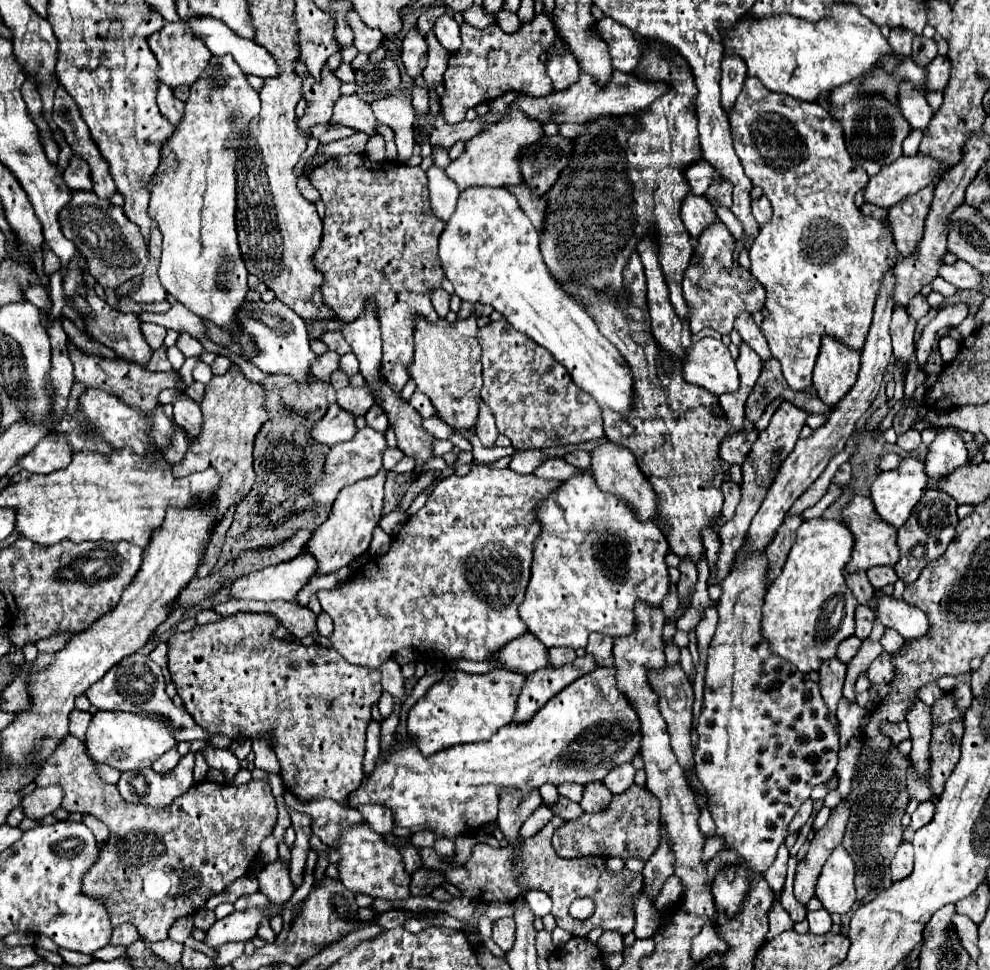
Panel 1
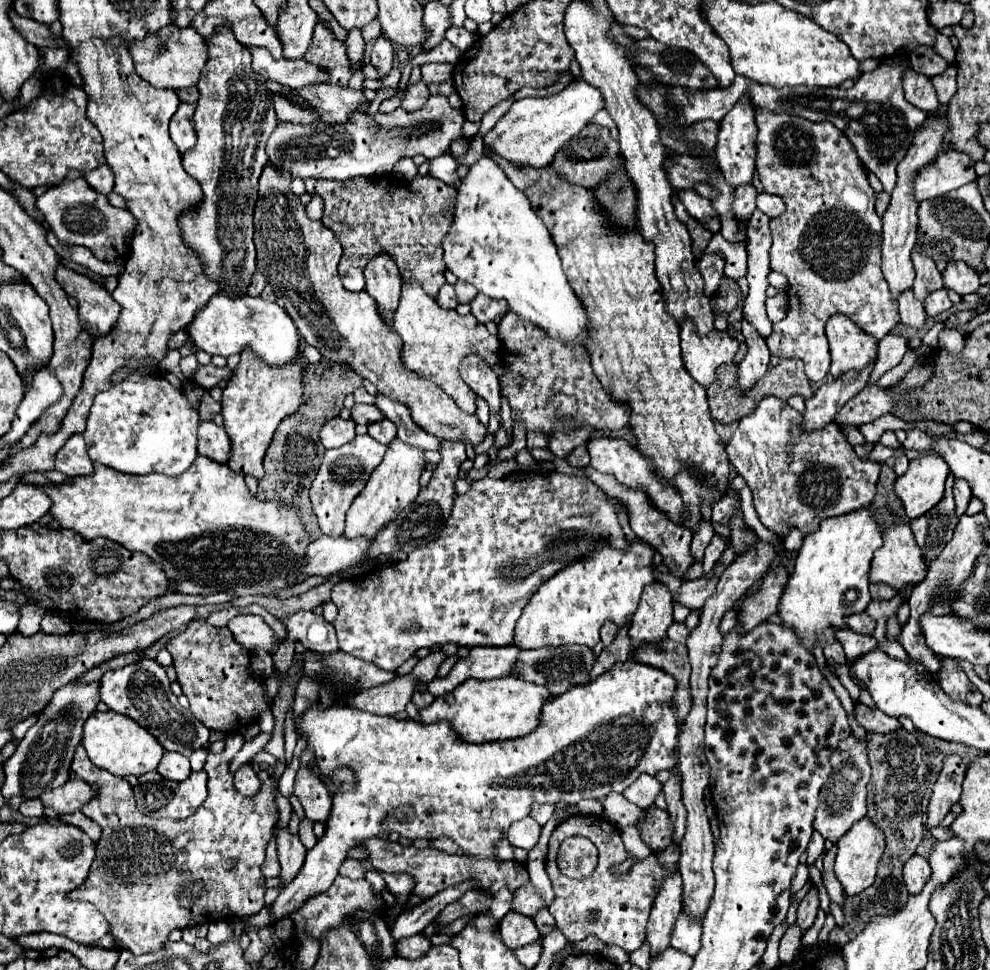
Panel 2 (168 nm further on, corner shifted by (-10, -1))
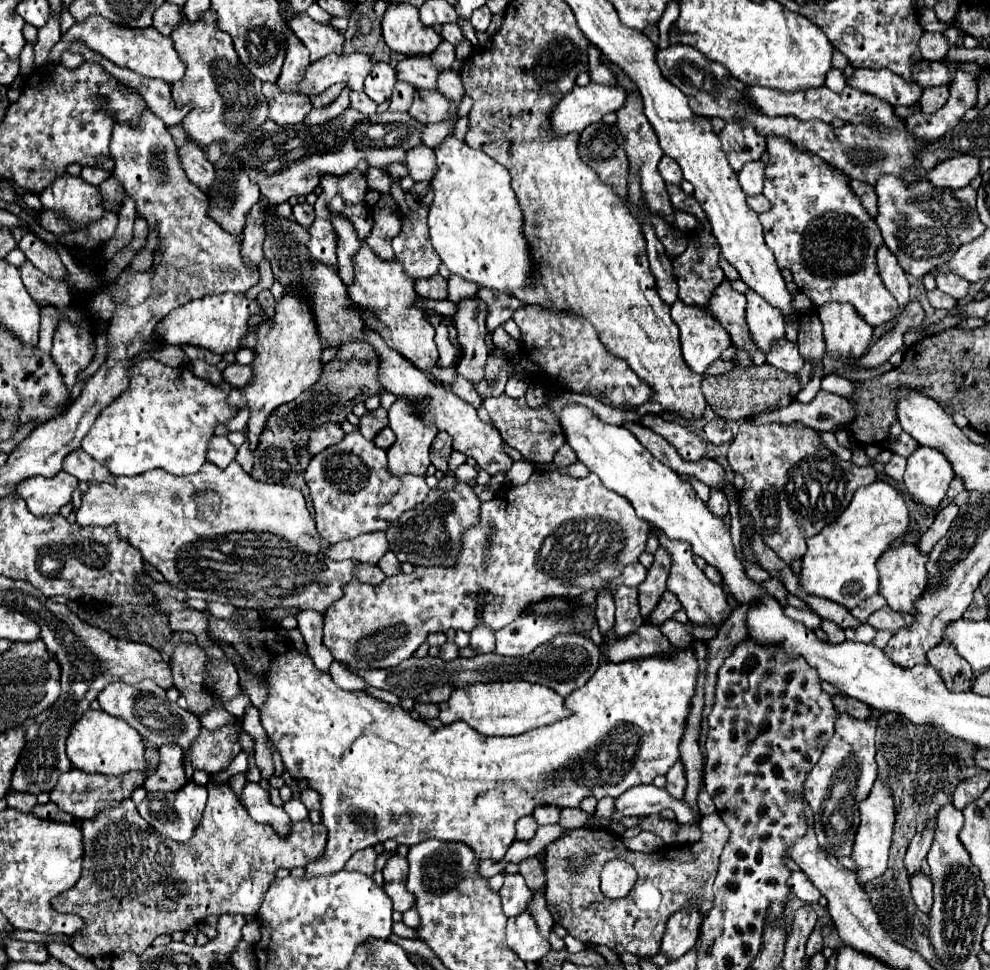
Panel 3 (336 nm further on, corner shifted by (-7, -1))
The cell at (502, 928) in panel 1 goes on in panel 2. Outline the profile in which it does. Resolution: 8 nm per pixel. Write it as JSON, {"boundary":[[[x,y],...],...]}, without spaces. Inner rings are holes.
{"boundary":[[[508,912],[502,922],[500,922],[500,934],[502,934],[502,940],[508,948],[522,948],[522,946],[528,946],[532,942],[538,940],[540,932],[534,924],[532,918],[524,916],[524,914],[518,914],[518,912]]]}

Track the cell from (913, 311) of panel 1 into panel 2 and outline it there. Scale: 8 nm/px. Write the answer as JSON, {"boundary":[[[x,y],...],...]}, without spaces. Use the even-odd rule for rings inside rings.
{"boundary":[[[944,288],[932,292],[932,294],[928,296],[928,300],[924,302],[924,308],[926,308],[926,314],[928,314],[928,316],[938,316],[938,314],[950,310],[950,308],[952,308],[952,302],[950,302],[950,298],[948,298],[948,292],[946,292]]]}

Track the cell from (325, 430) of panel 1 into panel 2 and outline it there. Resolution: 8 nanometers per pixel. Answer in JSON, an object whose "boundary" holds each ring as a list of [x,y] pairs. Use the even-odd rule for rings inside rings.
{"boundary":[[[340,416],[328,420],[320,430],[322,446],[324,448],[340,448],[340,446],[348,444],[356,436],[354,426],[356,426],[354,420],[342,420]]]}

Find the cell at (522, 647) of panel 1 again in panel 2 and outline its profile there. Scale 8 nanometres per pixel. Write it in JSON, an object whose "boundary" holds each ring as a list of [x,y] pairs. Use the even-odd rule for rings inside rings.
{"boundary":[[[476,646],[470,648],[470,654],[466,658],[460,658],[458,664],[450,670],[444,678],[434,678],[428,684],[428,692],[438,696],[444,696],[452,692],[458,684],[476,678],[476,680],[492,680],[512,674],[514,660],[518,660],[518,652],[514,646],[506,648],[488,648],[488,646]]]}

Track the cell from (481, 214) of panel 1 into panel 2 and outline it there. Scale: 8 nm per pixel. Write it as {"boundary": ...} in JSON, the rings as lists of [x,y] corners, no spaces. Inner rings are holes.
{"boundary":[[[482,156],[468,168],[468,174],[462,178],[456,190],[458,194],[452,208],[454,220],[448,234],[442,240],[446,268],[460,280],[476,286],[482,294],[496,300],[506,300],[514,314],[538,324],[552,338],[558,338],[568,344],[584,344],[588,340],[588,316],[584,312],[582,302],[576,298],[574,290],[570,288],[564,276],[560,256],[556,252],[554,242],[550,240],[550,234],[546,232],[546,226],[530,208],[526,196],[508,180],[504,170],[488,156]]]}

